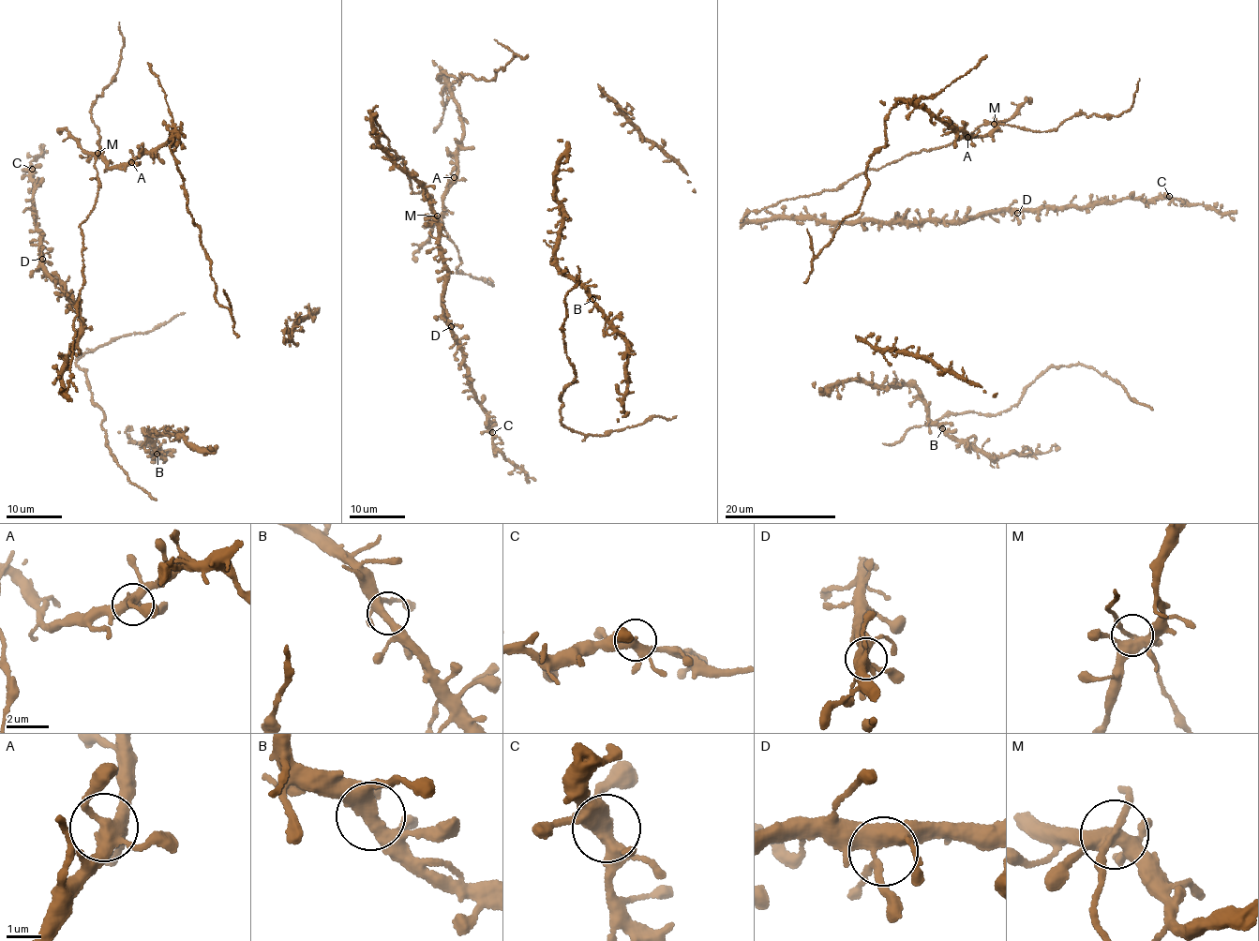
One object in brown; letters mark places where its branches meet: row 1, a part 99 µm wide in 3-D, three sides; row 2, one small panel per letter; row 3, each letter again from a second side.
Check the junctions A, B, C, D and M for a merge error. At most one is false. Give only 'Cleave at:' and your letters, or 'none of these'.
Cleave at: none of these

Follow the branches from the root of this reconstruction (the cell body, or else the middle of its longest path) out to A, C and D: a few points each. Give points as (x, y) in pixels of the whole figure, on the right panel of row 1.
A: (993, 125), (994, 128), (987, 134), (967, 137)
C: (993, 125), (861, 172), (835, 189), (754, 211), (744, 220), (959, 221), (1004, 209), (1169, 196)
D: (993, 125), (861, 172), (835, 189), (754, 211), (744, 220), (908, 223), (1004, 209), (1017, 213)

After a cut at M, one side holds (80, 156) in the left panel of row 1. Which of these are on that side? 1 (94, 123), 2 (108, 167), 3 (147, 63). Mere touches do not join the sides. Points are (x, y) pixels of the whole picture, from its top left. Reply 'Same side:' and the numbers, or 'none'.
Same side: 2, 3

